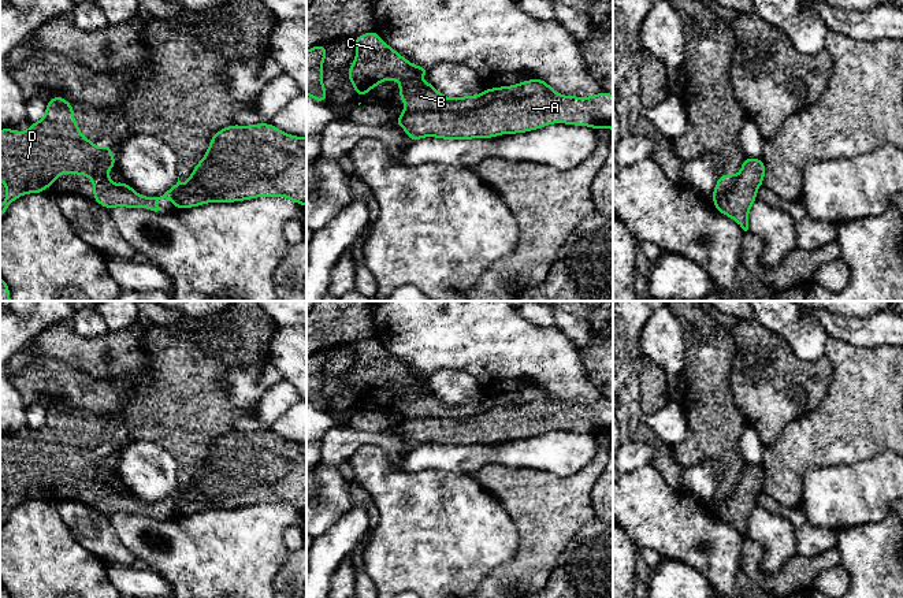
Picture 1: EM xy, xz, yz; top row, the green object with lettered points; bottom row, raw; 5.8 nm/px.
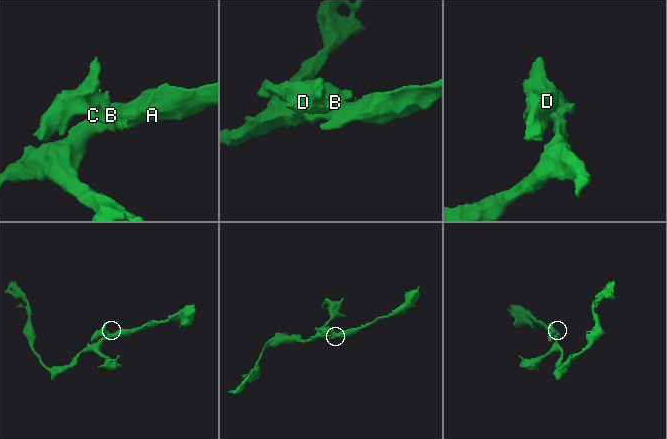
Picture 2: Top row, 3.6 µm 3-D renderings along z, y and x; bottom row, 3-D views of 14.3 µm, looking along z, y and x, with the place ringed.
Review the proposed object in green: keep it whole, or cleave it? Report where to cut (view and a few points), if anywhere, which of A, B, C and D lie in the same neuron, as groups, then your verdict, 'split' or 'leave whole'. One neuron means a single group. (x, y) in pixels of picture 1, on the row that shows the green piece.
xz (482, 95), (482, 101), (469, 111), (404, 112) | A / B C D | split

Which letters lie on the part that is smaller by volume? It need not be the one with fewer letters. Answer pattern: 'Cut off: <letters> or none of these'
Cut off: B, C, D

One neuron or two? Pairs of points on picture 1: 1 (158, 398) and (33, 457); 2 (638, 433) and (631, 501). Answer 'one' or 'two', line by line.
1: one
2: two

